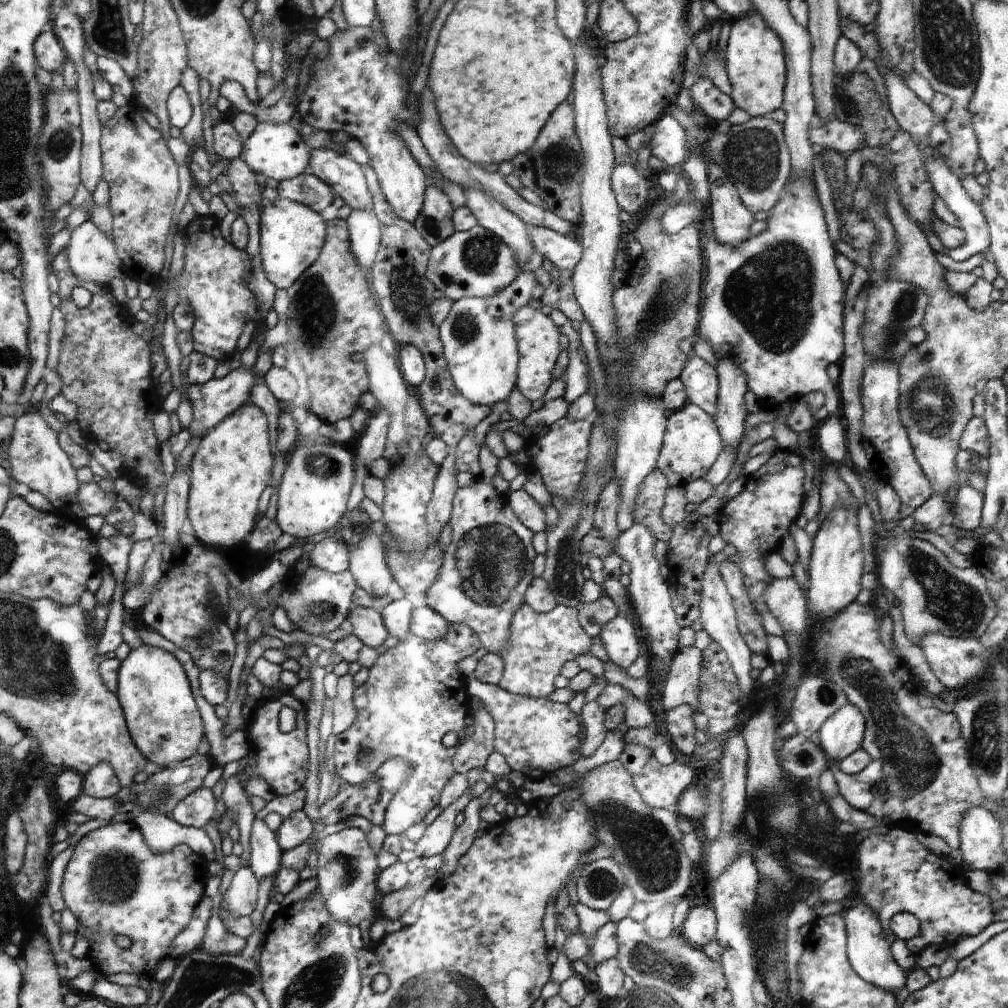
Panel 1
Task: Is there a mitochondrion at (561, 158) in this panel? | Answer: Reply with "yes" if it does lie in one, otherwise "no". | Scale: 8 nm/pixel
yes

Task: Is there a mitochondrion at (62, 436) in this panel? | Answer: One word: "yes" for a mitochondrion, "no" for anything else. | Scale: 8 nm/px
no

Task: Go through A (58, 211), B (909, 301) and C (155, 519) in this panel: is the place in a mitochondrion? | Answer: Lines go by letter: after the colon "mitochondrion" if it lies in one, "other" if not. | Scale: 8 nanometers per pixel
A: other
B: mitochondrion
C: other

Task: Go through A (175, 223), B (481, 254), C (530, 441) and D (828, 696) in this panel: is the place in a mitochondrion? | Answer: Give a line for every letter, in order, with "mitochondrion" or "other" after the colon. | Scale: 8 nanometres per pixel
A: other
B: mitochondrion
C: other
D: mitochondrion

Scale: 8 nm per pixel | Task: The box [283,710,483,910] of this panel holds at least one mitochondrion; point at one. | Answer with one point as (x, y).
(346, 866)

